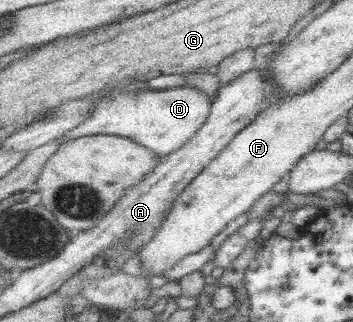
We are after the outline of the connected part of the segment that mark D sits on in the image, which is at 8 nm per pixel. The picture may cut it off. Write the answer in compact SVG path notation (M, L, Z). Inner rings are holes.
M188 84L168 90L146 88L128 91L96 105L88 119L60 138L70 141L92 135L123 136L142 144L162 158L183 148L203 128L206 119L212 114L213 101L213 96Z

